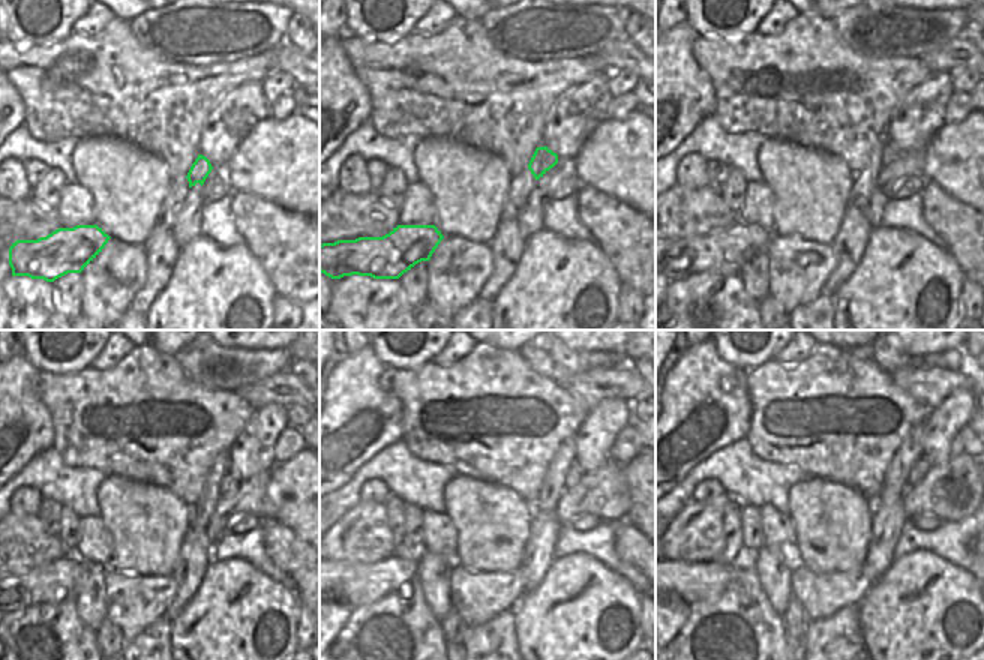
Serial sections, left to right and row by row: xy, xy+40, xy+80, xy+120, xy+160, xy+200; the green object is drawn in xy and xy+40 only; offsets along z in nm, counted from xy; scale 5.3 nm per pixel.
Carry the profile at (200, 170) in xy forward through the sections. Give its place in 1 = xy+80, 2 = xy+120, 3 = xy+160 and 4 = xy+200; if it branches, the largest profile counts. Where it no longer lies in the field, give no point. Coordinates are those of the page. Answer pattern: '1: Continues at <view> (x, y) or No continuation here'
1: Continues at xy+80 (890, 153)
2: Continues at xy+120 (230, 483)
3: Continues at xy+160 (575, 473)
4: Continues at xy+200 (921, 467).

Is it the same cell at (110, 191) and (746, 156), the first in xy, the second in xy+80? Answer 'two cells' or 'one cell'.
two cells

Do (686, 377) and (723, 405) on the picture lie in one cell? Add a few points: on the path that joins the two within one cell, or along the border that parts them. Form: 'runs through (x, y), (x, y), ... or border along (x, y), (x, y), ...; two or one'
runs through (695, 386), (708, 399), (714, 399); one

